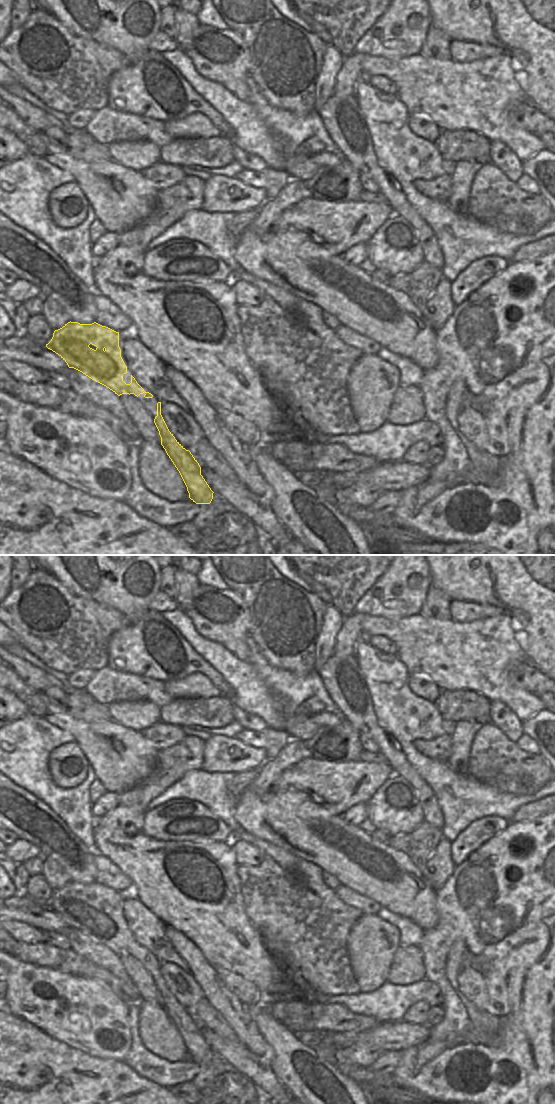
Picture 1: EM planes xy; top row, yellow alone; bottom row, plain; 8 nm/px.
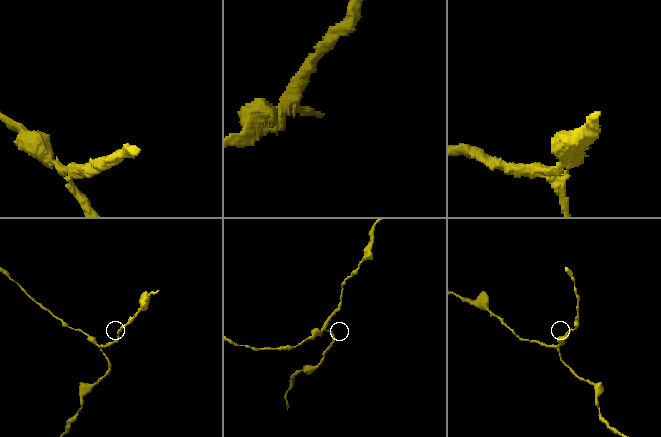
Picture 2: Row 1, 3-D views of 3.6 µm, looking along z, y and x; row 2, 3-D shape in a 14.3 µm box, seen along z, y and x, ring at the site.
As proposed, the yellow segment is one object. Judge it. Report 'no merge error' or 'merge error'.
no merge error

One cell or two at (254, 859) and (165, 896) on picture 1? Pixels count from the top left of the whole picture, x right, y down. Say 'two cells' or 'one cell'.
two cells

